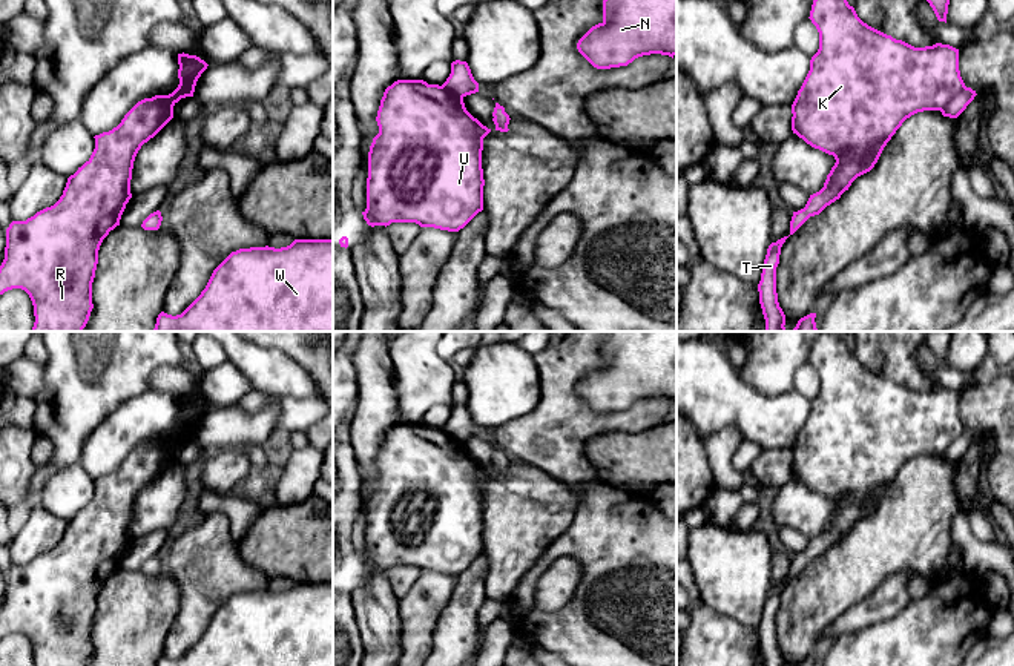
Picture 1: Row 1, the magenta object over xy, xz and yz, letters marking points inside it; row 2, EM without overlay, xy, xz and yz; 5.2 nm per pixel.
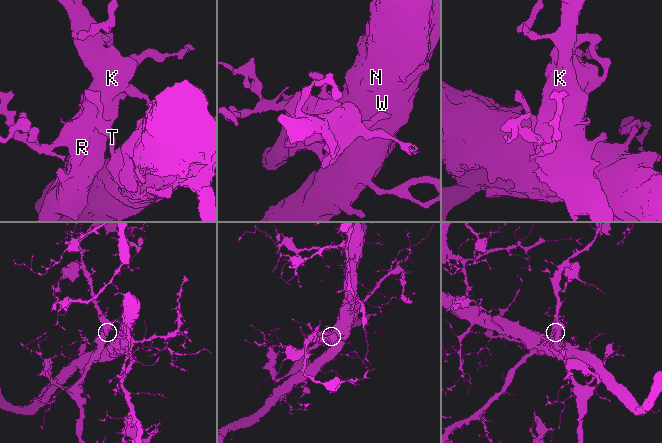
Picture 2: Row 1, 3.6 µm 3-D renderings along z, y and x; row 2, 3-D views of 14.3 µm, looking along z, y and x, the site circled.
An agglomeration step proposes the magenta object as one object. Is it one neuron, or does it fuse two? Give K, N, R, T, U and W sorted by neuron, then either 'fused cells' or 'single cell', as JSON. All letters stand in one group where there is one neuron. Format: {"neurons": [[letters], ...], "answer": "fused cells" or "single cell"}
{"neurons": [["K", "R", "U"], ["N", "T", "W"]], "answer": "fused cells"}

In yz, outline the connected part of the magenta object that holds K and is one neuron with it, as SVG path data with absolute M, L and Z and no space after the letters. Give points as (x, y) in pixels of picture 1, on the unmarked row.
M822 331L808 362L819 376L819 393L792 448L792 474L836 503L824 531L810 539L804 551L810 562L839 543L858 520L874 511L907 462L923 454L940 454L943 460L957 462L977 437L960 420L959 393L942 387L914 391L868 370L839 331Z

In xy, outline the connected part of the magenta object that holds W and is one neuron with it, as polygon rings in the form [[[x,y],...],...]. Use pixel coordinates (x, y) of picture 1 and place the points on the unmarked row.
[[[333,583],[232,595],[181,658],[161,655],[156,666],[333,666]]]

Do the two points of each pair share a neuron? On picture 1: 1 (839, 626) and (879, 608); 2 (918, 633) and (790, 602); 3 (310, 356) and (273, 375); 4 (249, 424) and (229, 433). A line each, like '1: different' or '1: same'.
1: same
2: different
3: different
4: same

